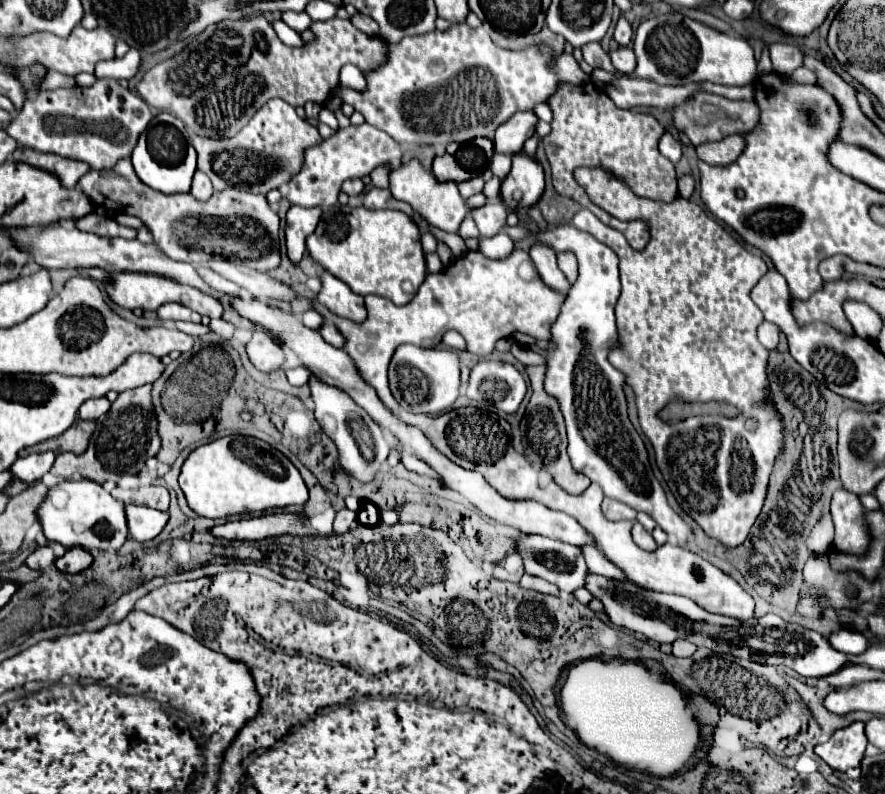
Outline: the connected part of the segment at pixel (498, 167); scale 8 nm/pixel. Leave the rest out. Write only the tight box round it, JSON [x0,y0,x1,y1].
[491,154,512,181]

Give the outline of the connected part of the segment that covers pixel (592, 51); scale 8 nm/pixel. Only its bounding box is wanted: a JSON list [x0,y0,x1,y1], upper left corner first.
[581,42,613,72]

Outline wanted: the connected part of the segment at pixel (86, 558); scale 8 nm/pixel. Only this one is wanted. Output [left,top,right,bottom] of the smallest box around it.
[55,548,93,574]

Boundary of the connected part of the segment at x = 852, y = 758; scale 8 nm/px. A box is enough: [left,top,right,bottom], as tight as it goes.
[815,722,867,772]

